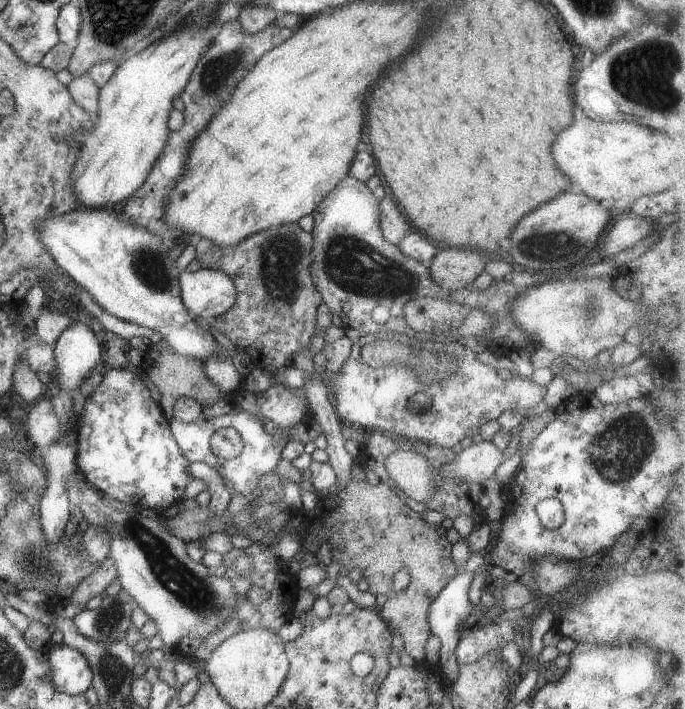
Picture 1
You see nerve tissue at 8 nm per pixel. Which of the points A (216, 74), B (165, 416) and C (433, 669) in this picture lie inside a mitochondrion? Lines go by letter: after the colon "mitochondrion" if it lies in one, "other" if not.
A: mitochondrion
B: other
C: other

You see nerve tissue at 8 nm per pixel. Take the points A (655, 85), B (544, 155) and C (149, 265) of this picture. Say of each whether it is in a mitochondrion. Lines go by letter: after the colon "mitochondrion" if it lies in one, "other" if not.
A: mitochondrion
B: other
C: mitochondrion

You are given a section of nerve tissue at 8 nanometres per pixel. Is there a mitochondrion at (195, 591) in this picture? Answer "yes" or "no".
yes

